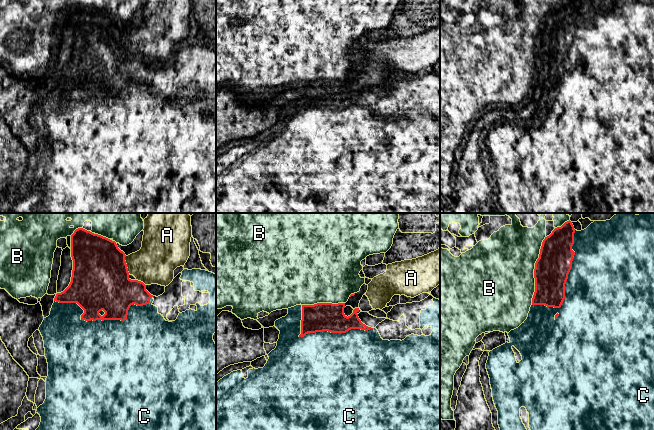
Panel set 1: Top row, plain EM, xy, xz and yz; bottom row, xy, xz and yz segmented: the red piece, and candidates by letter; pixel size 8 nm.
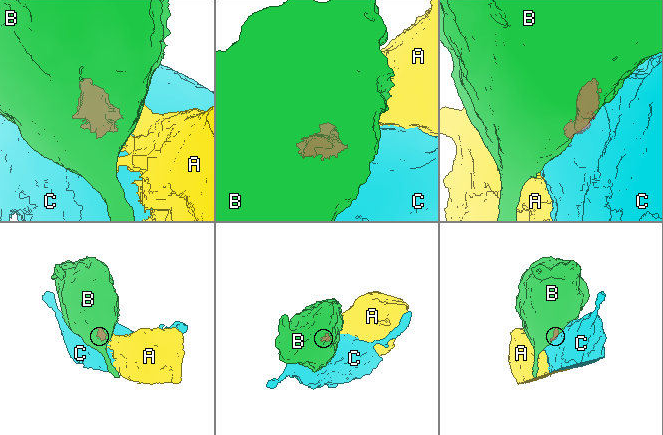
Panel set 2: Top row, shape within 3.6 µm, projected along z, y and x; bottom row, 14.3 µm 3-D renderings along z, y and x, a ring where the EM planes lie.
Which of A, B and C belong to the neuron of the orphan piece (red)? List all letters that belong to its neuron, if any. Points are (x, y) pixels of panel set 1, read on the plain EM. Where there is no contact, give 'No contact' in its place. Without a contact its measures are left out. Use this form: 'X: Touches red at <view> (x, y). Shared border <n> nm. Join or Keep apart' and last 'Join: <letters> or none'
A: Touches red at xy (126, 41). Shared border 150 nm. Keep apart
B: Touches red at yz (534, 46). Shared border 550 nm. Keep apart
C: Touches red at xy (103, 96). Shared border 800 nm. Join
Join: C

